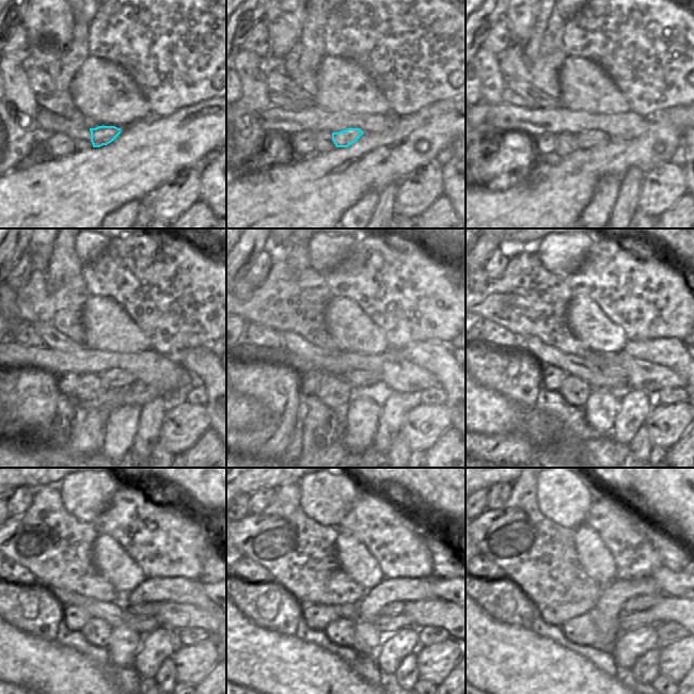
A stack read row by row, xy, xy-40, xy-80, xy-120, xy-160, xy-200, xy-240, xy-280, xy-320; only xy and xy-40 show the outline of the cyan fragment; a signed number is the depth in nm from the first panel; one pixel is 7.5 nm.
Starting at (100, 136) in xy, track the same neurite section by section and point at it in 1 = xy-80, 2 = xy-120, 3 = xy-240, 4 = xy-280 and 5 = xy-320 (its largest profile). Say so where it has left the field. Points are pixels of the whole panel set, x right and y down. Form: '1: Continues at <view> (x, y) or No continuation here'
1: Continues at xy-80 (587, 139)
2: Continues at xy-120 (113, 378)
3: Continues at xy-240 (151, 609)
4: Continues at xy-280 (394, 608)
5: Continues at xy-320 (639, 603).

